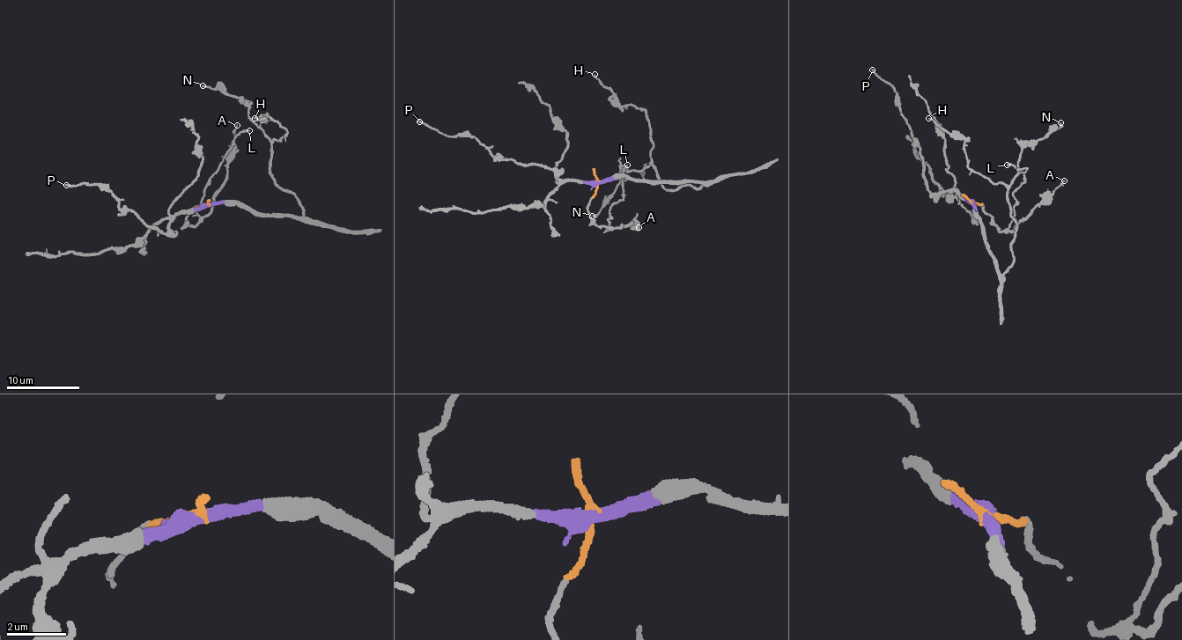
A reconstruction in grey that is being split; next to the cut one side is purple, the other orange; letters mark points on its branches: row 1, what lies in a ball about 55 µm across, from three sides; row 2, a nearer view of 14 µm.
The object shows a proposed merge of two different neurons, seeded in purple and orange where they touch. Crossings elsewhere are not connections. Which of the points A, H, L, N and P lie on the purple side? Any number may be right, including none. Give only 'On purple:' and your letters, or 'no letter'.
On purple: H, N, P

